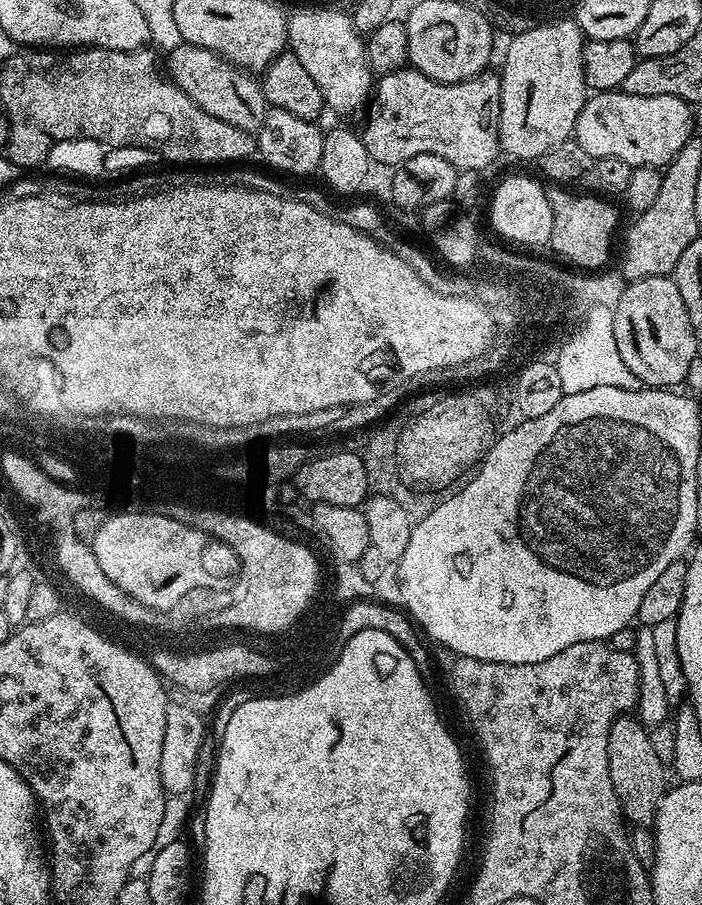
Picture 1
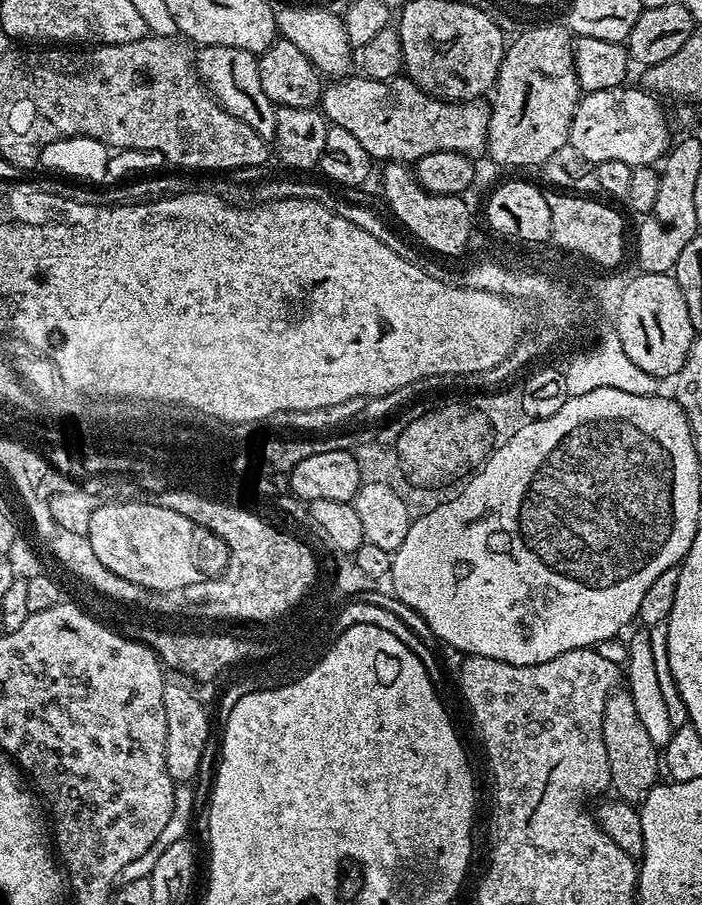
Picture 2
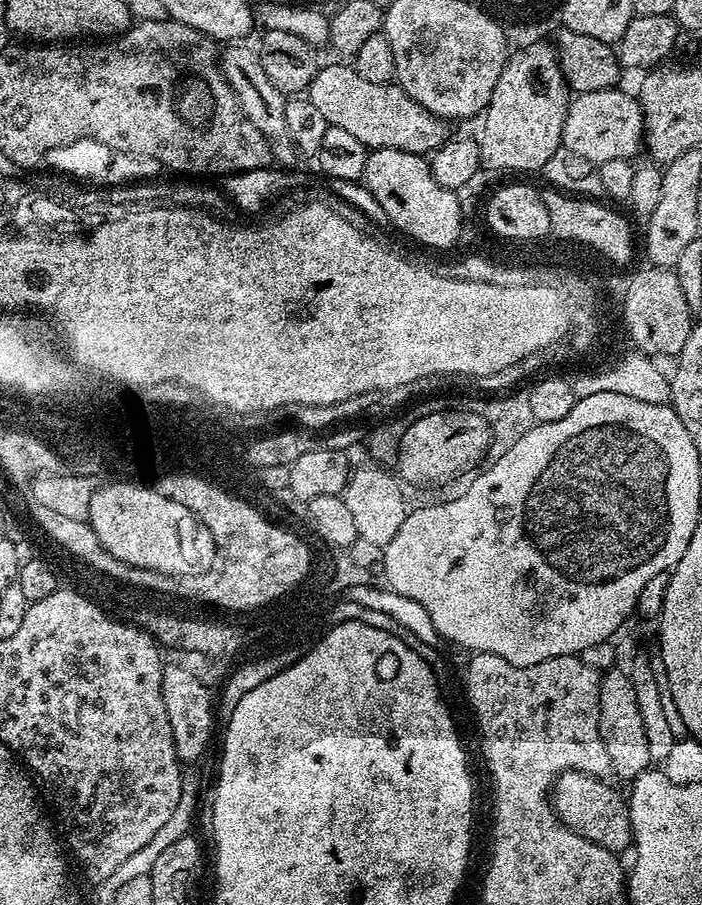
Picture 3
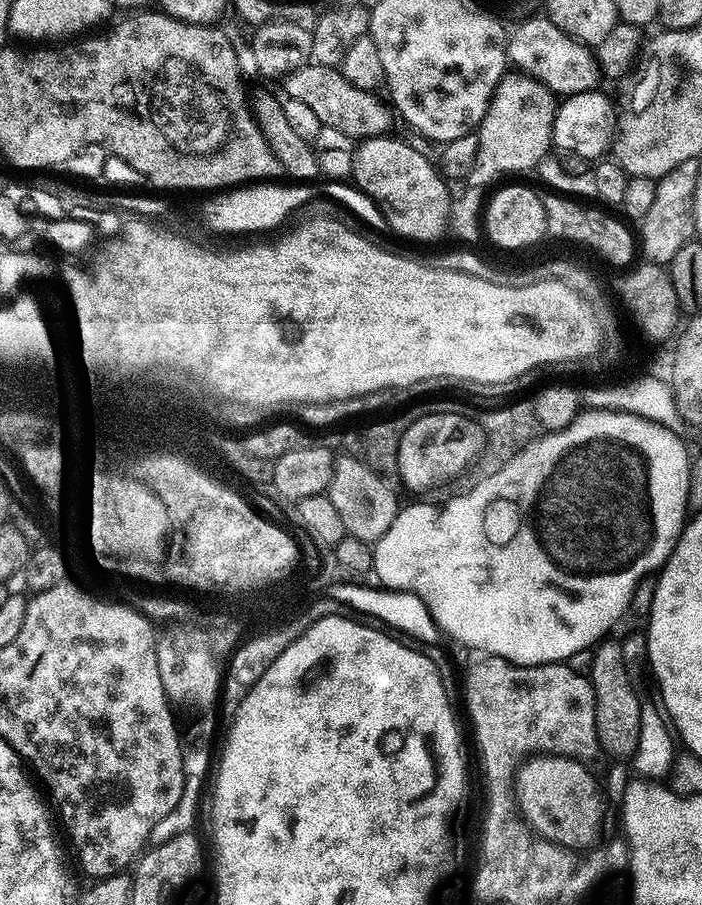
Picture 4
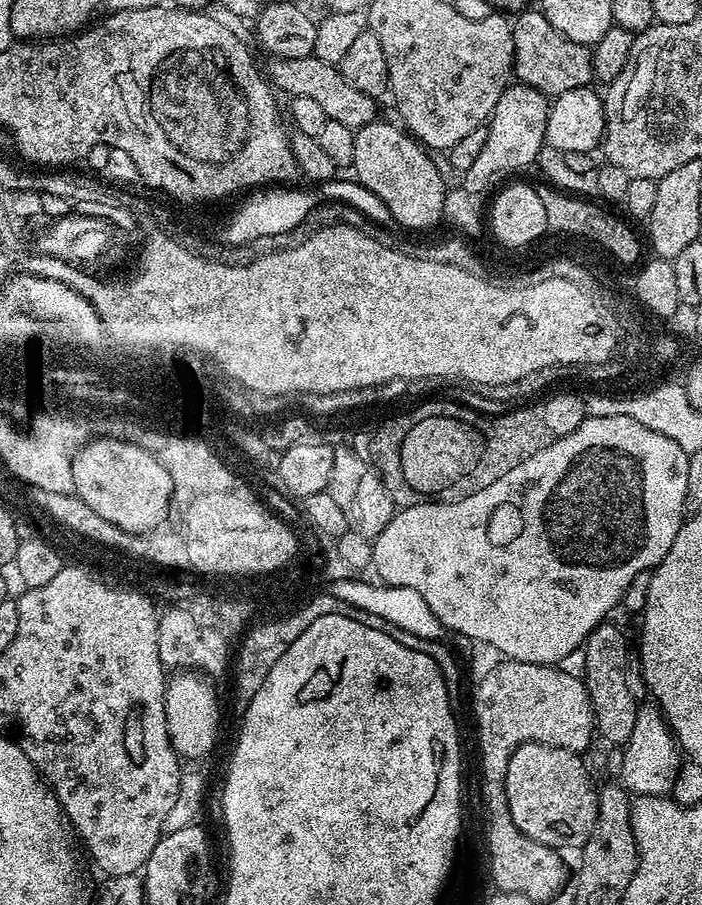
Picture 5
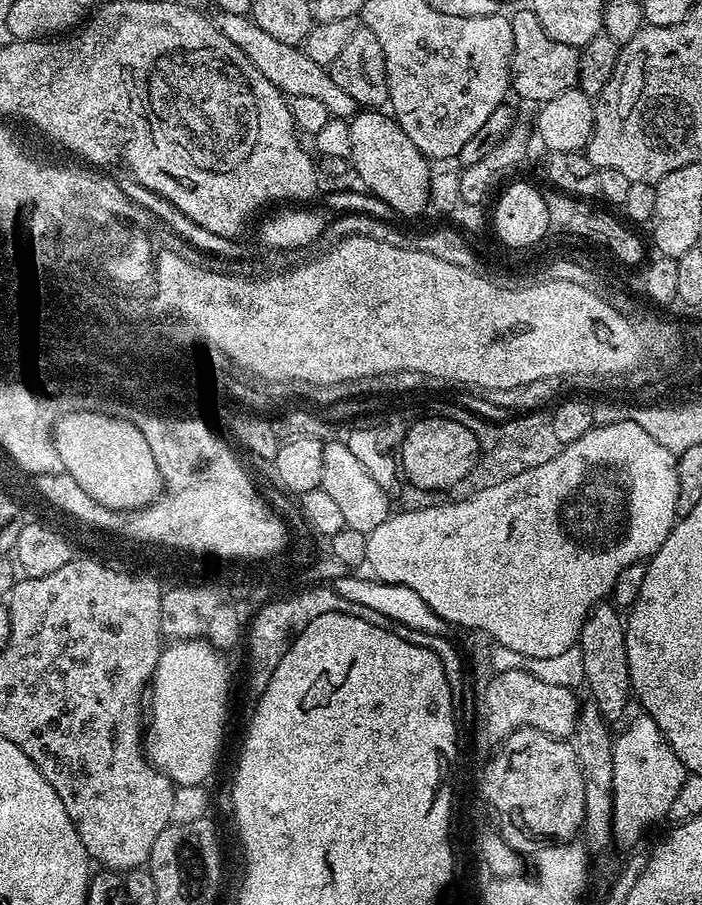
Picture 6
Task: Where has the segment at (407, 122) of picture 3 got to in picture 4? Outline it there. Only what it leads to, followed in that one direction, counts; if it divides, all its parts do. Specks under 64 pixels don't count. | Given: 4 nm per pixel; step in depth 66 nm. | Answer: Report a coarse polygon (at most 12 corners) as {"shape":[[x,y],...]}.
{"shape":[[331,64],[283,81],[325,128],[363,142],[391,131],[393,109]]}

